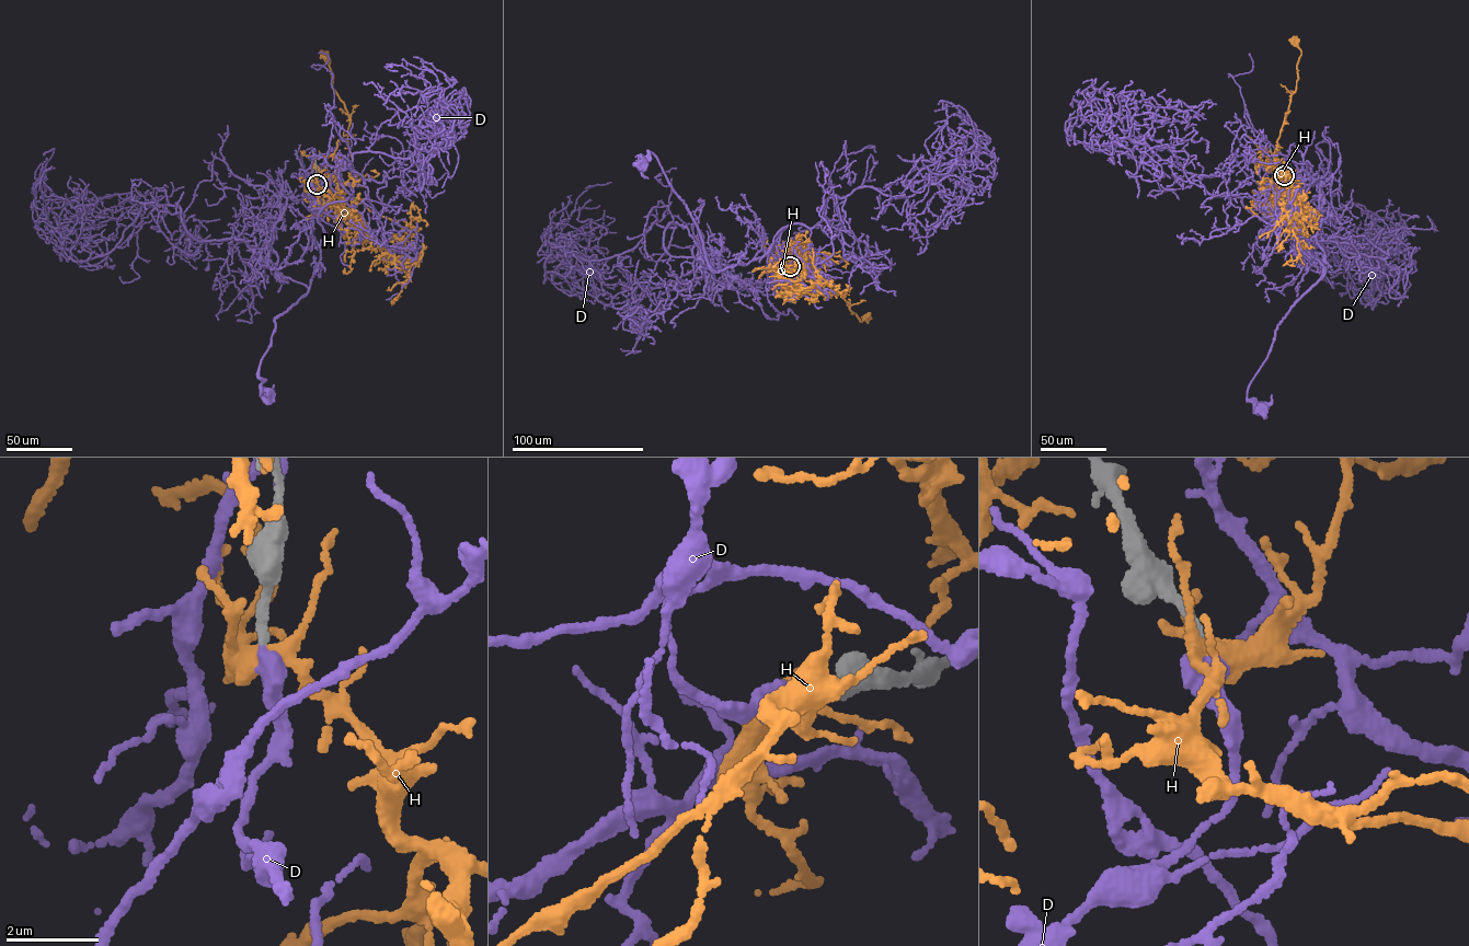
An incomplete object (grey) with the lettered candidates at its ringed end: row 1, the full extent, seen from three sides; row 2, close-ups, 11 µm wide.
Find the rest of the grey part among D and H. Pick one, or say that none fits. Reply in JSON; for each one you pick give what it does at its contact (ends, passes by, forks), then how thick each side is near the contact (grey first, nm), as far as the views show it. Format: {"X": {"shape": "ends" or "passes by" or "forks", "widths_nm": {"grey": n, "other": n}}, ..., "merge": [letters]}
{"D": {"shape": "ends", "widths_nm": {"grey": 200, "other": 480}}, "merge": ["D"]}

